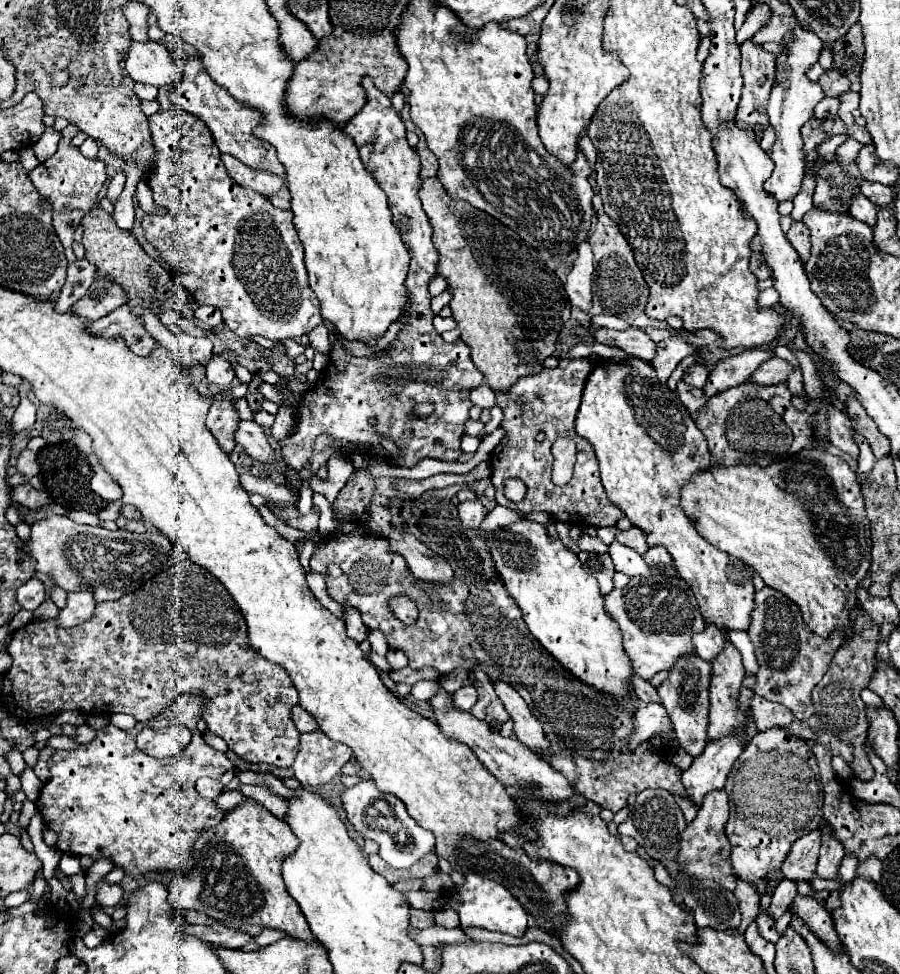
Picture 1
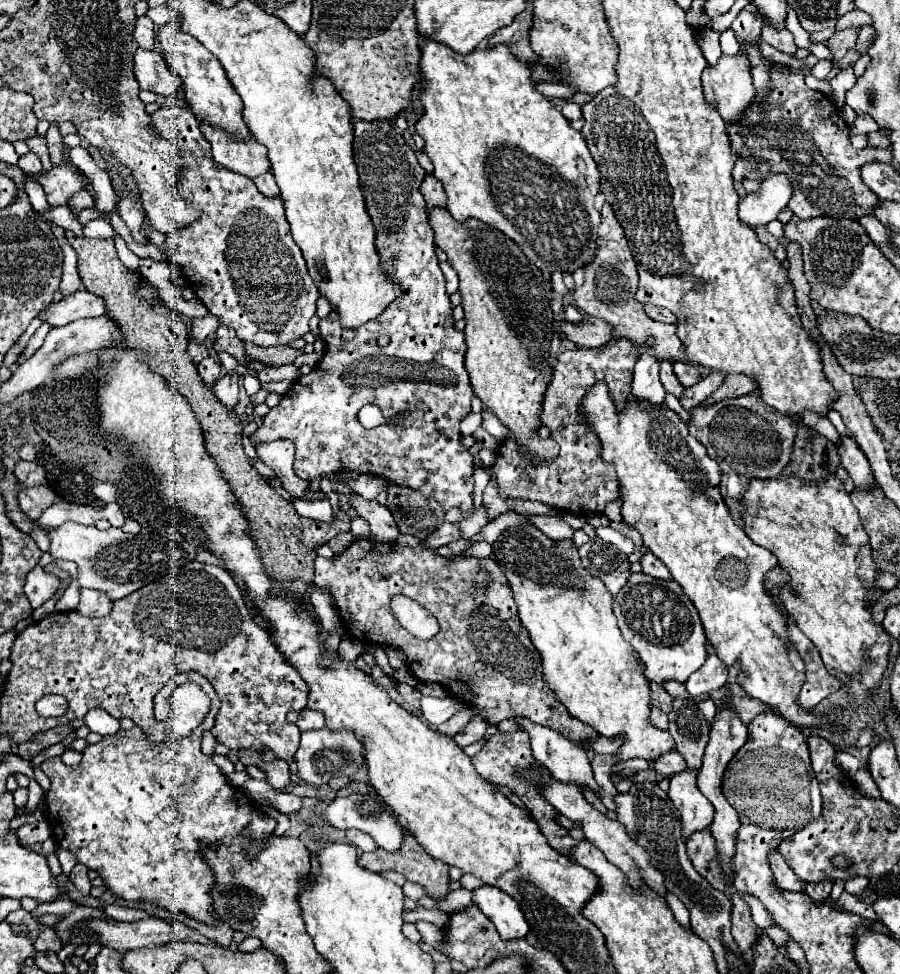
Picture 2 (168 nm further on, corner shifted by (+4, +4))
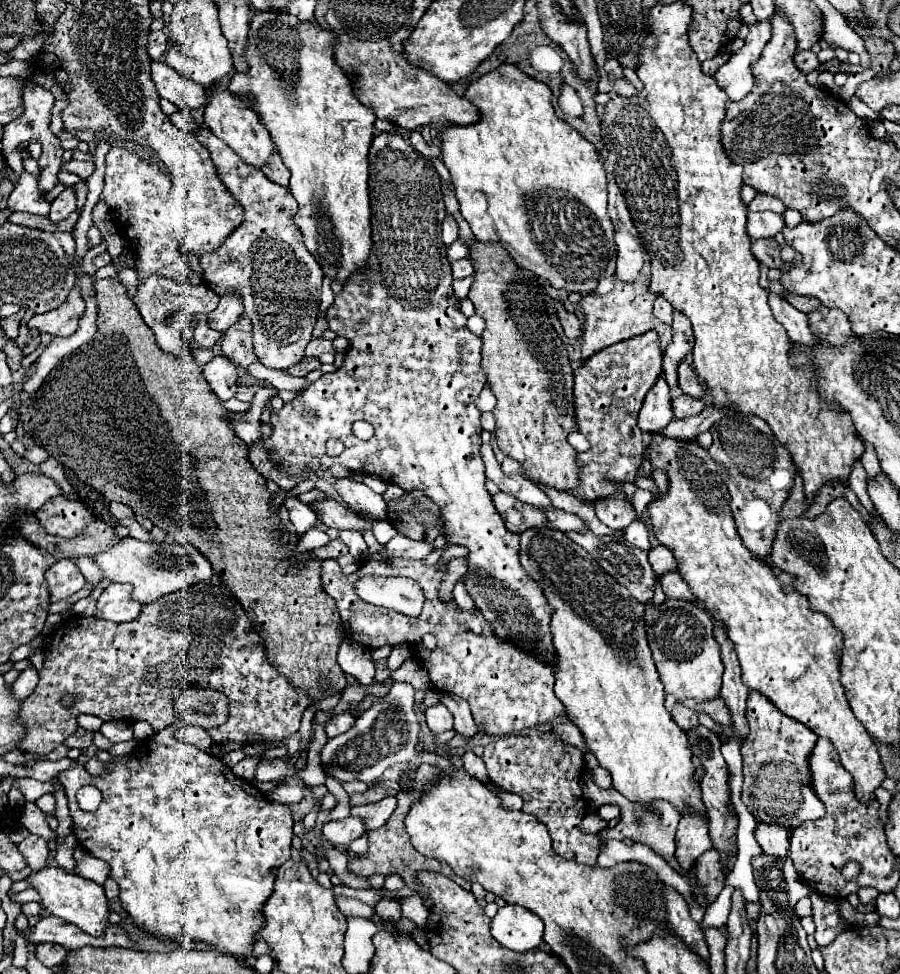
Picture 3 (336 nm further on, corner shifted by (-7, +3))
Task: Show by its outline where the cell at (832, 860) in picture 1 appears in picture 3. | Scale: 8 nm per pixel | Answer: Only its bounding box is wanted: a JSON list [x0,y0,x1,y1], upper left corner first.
[810,894,844,946]

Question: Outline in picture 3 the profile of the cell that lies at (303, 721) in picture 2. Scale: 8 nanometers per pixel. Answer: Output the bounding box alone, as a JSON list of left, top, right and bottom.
[326,712,356,738]

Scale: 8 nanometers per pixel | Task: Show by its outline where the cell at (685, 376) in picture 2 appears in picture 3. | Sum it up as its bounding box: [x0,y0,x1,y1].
[678,362,704,400]

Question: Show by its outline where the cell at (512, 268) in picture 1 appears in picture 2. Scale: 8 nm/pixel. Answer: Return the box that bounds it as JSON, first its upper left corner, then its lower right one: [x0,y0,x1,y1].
[429,207,559,461]

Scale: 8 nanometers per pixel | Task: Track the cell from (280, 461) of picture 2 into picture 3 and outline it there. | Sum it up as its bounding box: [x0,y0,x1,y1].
[314,498,372,532]

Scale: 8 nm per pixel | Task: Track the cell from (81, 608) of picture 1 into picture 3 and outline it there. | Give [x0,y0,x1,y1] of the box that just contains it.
[98,584,142,622]

